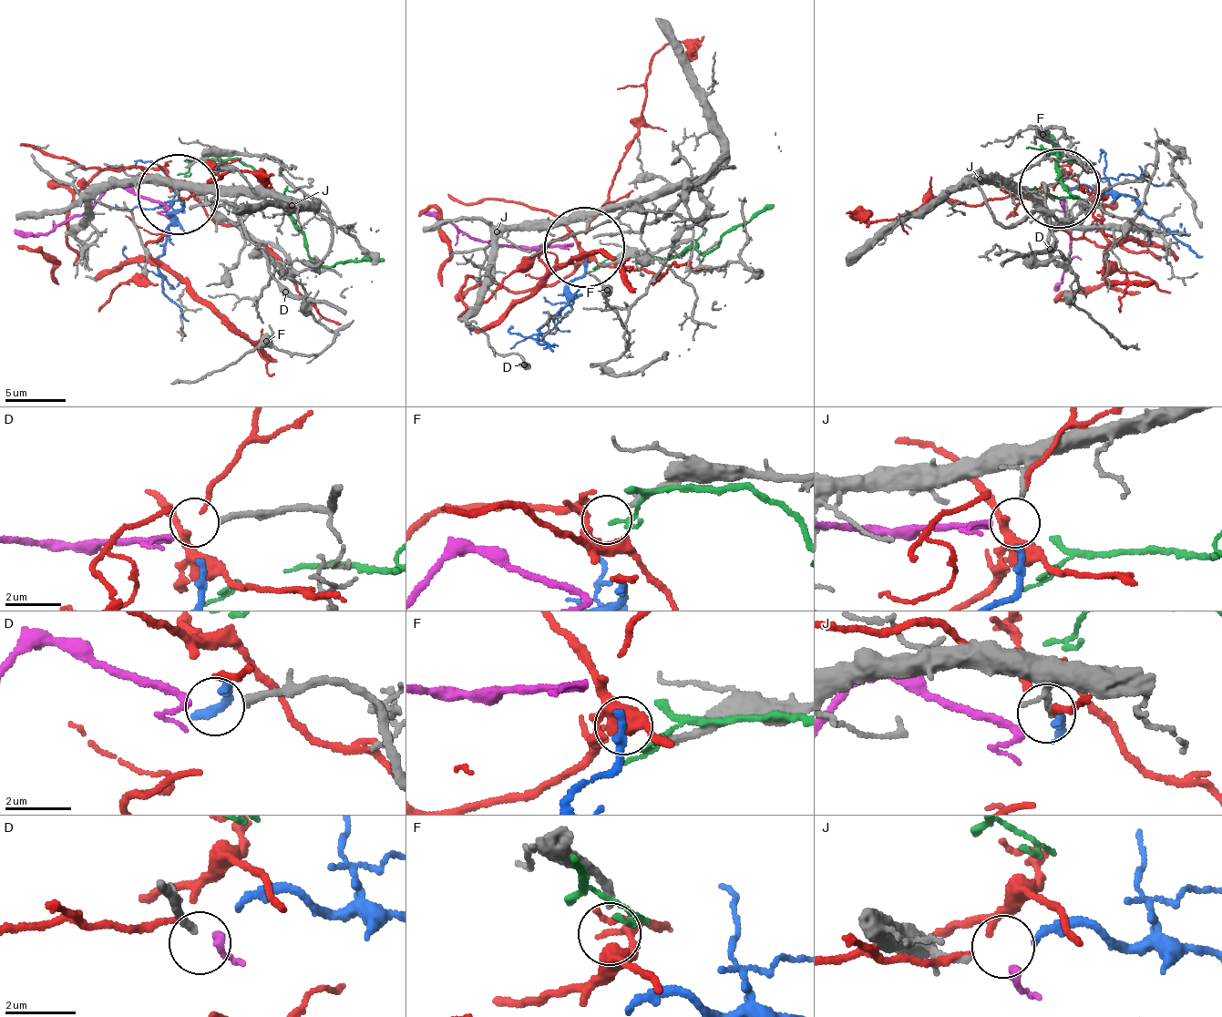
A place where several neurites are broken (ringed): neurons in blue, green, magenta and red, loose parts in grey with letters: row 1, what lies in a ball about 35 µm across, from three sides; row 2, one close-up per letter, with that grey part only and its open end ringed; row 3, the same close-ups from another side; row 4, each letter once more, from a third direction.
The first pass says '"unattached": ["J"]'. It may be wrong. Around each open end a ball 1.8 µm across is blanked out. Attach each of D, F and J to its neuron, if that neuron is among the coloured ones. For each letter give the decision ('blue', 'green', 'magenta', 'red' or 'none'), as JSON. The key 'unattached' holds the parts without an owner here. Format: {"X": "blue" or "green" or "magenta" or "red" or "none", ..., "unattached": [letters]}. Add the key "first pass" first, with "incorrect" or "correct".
{"first pass": "incorrect", "D": "magenta", "F": "none", "J": "blue", "unattached": ["F"]}

